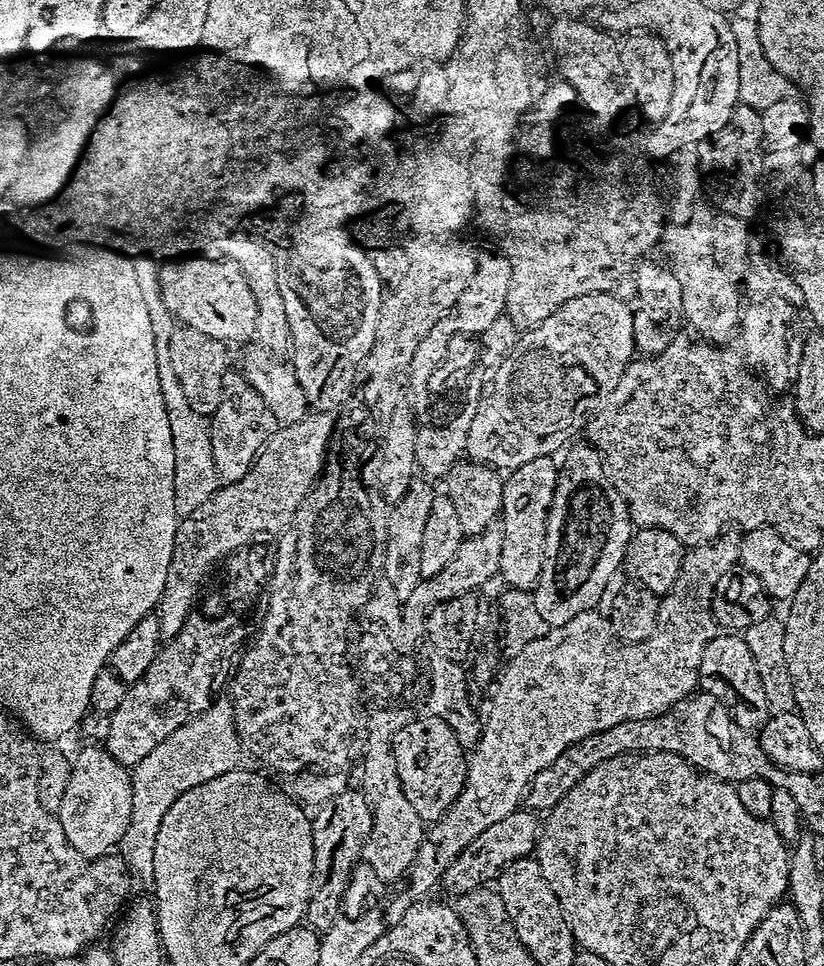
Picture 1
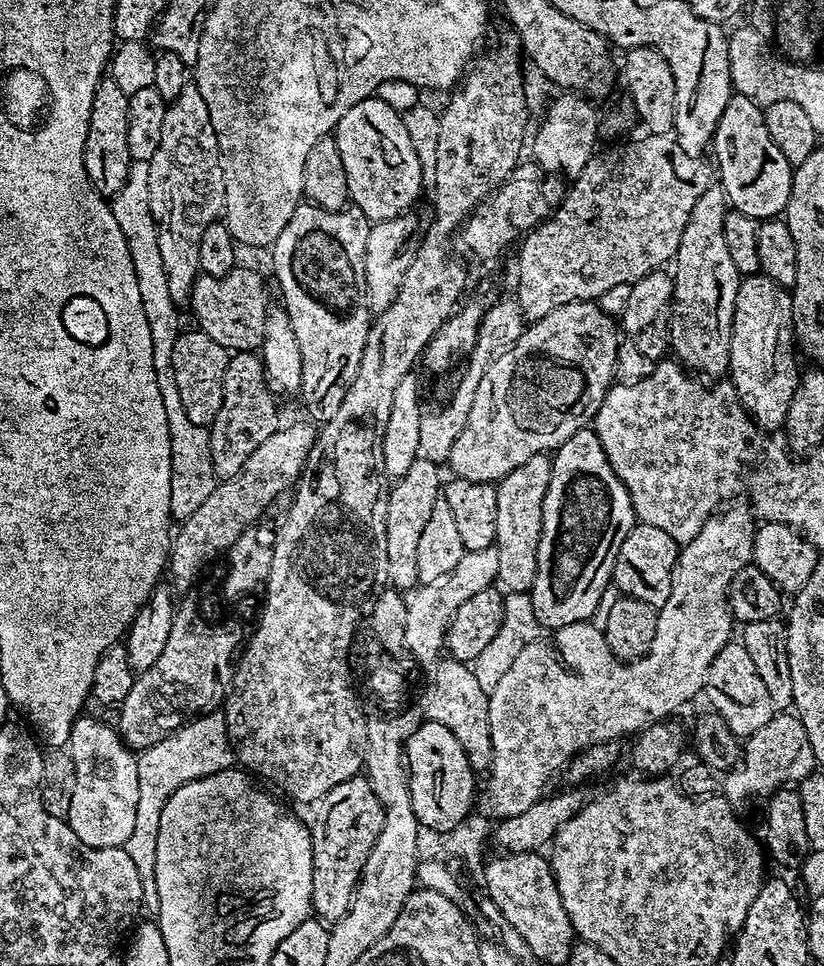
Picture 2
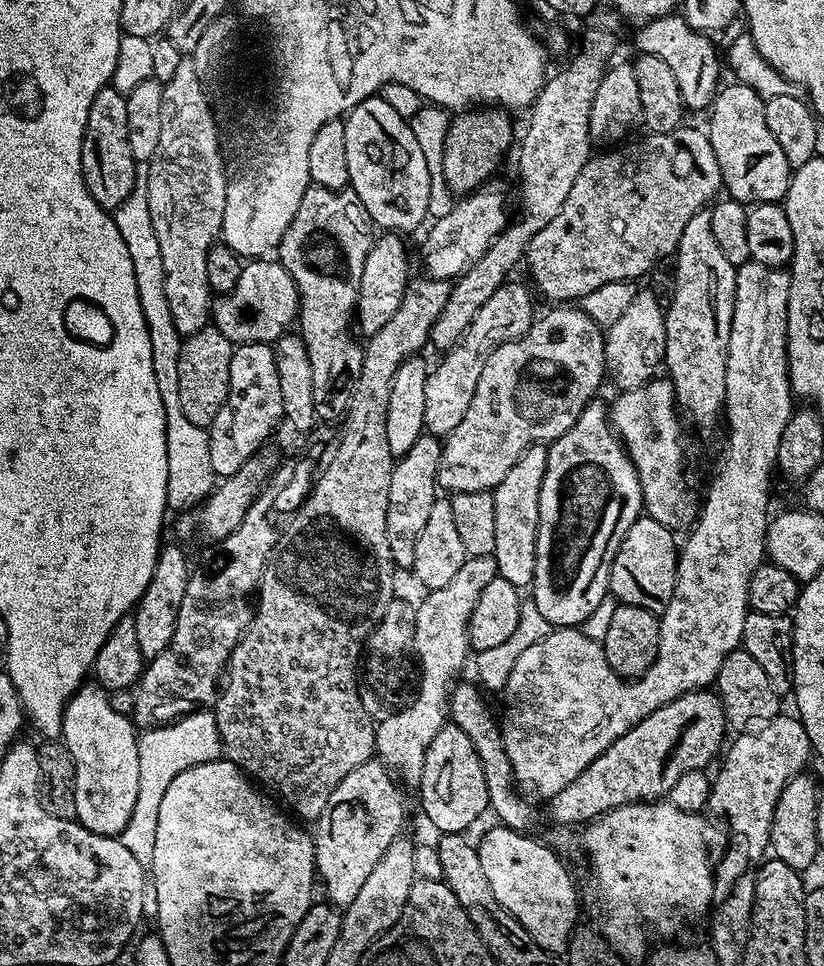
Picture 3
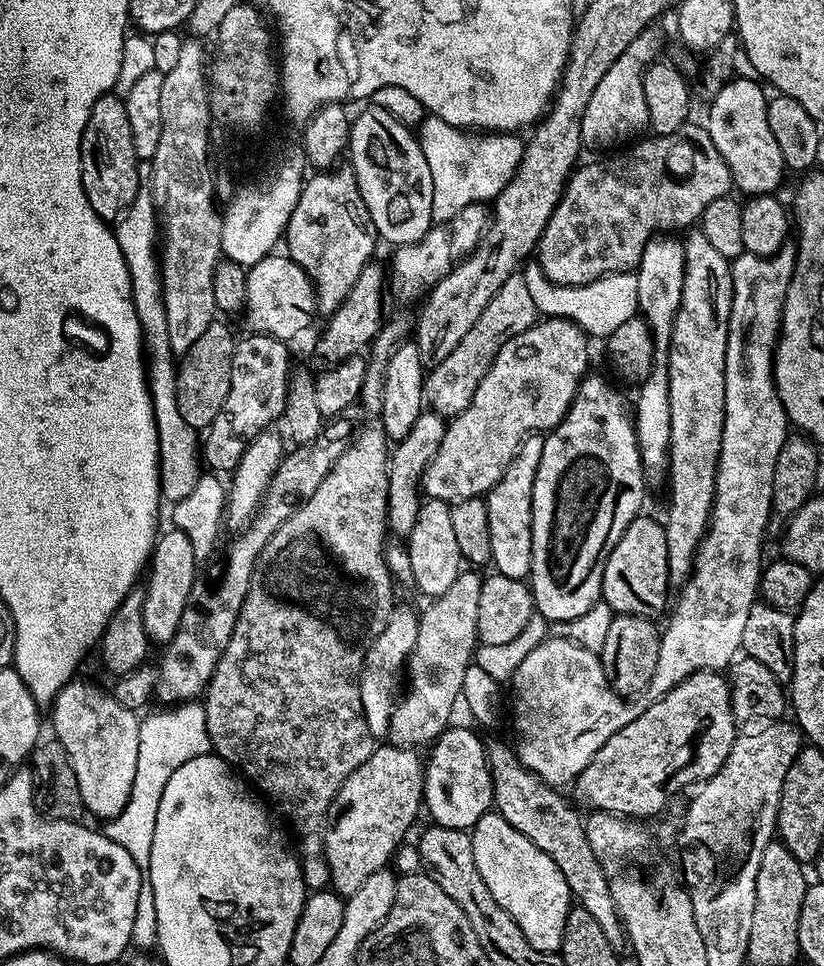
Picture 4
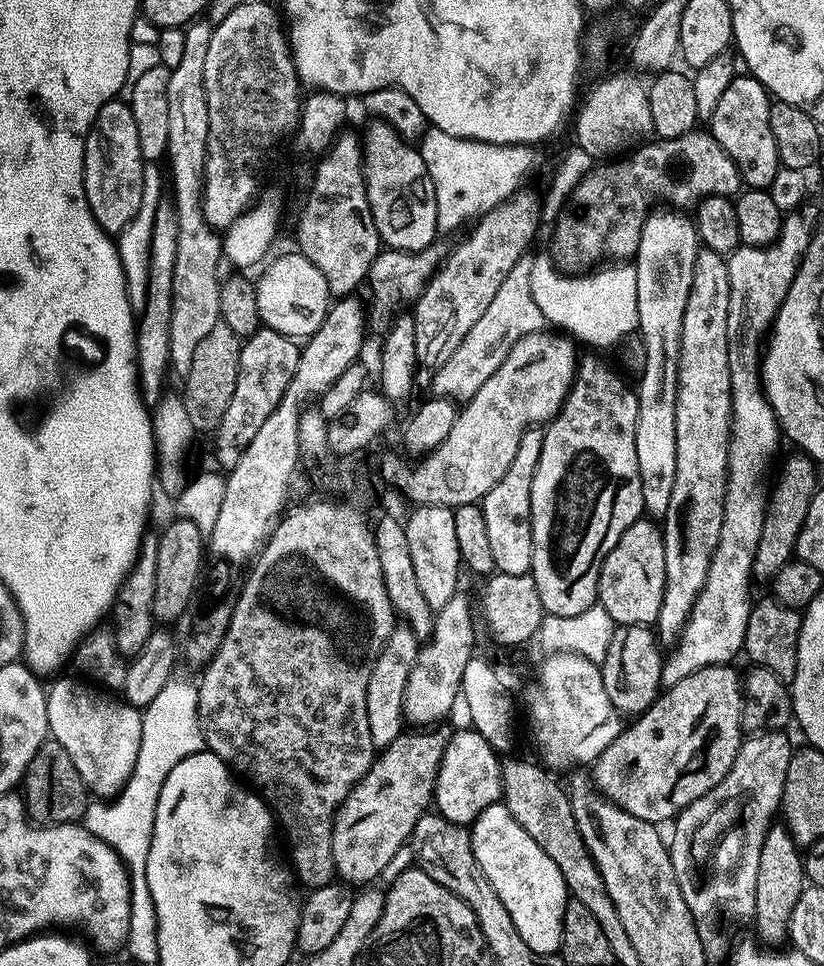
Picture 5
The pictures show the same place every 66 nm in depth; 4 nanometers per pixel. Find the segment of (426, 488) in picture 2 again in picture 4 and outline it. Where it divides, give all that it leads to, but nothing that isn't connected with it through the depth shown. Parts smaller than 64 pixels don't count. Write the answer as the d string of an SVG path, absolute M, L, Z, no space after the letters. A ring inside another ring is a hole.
M431 410L421 411L418 422L410 426L410 434L391 449L388 457L388 526L391 535L406 538L414 530L418 510L422 503L422 481L434 454L444 437L445 419Z

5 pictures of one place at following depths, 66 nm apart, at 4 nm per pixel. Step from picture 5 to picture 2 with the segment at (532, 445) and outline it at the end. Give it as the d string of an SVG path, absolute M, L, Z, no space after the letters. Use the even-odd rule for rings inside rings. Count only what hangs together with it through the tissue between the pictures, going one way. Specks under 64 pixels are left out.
M534 454L499 481L497 492L502 505L496 519L495 547L500 550L498 580L508 592L528 592L536 577L536 555L540 546L544 499L552 478L552 456Z

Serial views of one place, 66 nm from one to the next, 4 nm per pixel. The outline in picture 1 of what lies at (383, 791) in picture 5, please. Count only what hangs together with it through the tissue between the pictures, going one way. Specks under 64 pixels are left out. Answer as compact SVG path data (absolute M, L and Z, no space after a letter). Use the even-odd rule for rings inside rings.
M337 791L330 800L319 805L316 816L311 817L314 842L314 870L312 893L305 912L307 925L319 932L328 931L342 914L343 896L350 886L355 866L361 862L364 847L372 836L373 805L363 791Z

